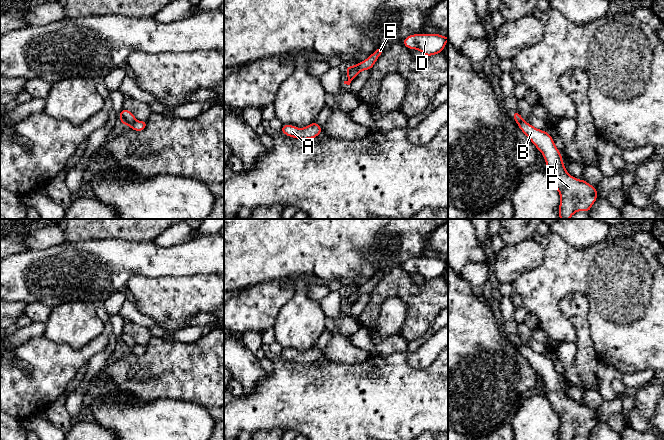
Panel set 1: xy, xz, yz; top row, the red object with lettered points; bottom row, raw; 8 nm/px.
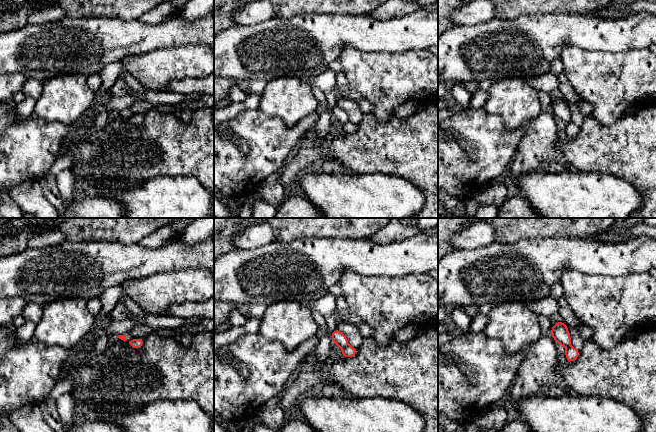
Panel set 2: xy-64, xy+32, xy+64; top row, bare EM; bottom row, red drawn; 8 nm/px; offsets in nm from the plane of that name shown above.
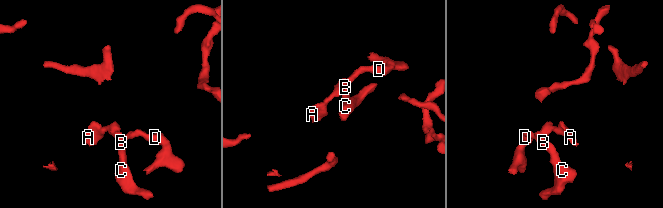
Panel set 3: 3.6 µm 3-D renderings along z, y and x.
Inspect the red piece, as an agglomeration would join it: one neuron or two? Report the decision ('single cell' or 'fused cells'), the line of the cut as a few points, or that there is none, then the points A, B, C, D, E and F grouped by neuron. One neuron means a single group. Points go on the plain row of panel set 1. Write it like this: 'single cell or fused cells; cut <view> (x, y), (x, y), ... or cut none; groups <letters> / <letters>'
fused cells; cut xz (358, 288), (356, 298); groups A / B C D E F

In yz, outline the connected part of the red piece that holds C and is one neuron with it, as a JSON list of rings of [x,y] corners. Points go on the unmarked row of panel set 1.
[[[524,345],[516,347],[545,383],[546,397],[560,417],[559,440],[572,440],[578,435],[589,437],[598,422],[595,410],[584,403],[571,400],[566,395],[561,376],[548,356]]]

